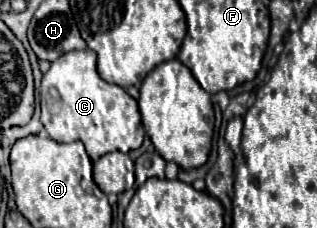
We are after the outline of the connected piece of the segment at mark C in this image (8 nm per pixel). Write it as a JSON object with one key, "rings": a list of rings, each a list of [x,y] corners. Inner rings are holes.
{"rings":[[[67,52],[51,62],[51,68],[41,80],[41,122],[55,142],[81,140],[91,160],[103,154],[121,150],[137,150],[145,138],[137,100],[131,98],[121,86],[105,82],[95,68],[95,52]]]}

